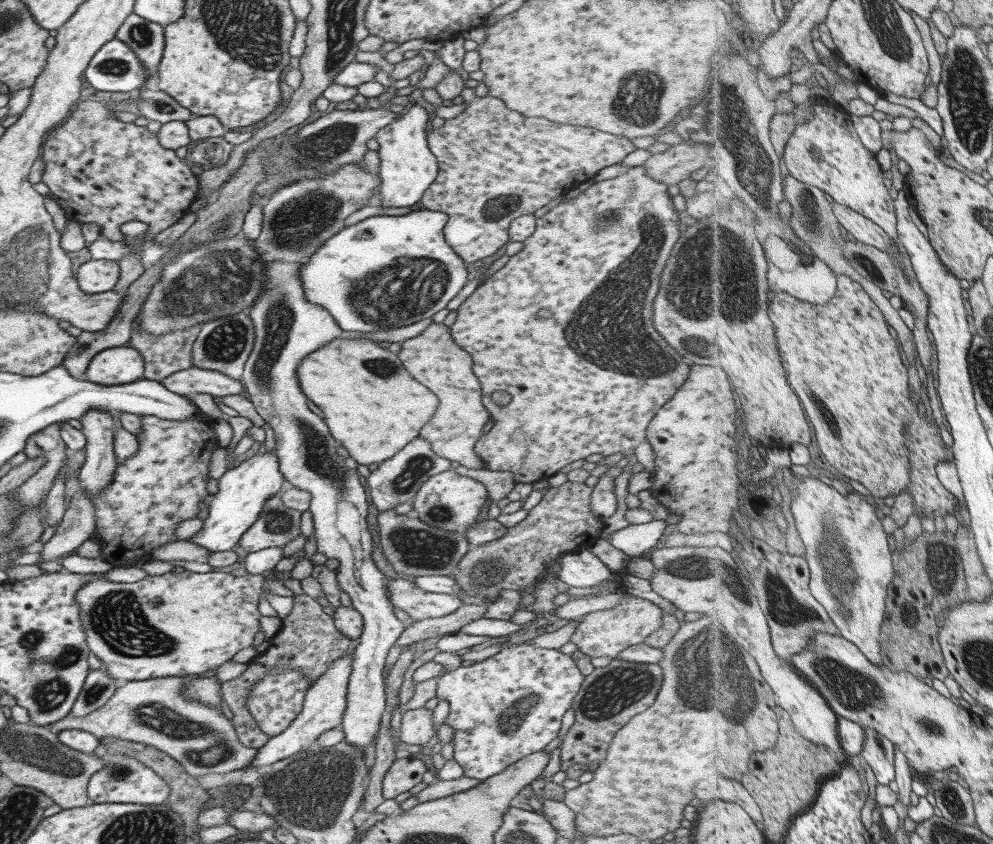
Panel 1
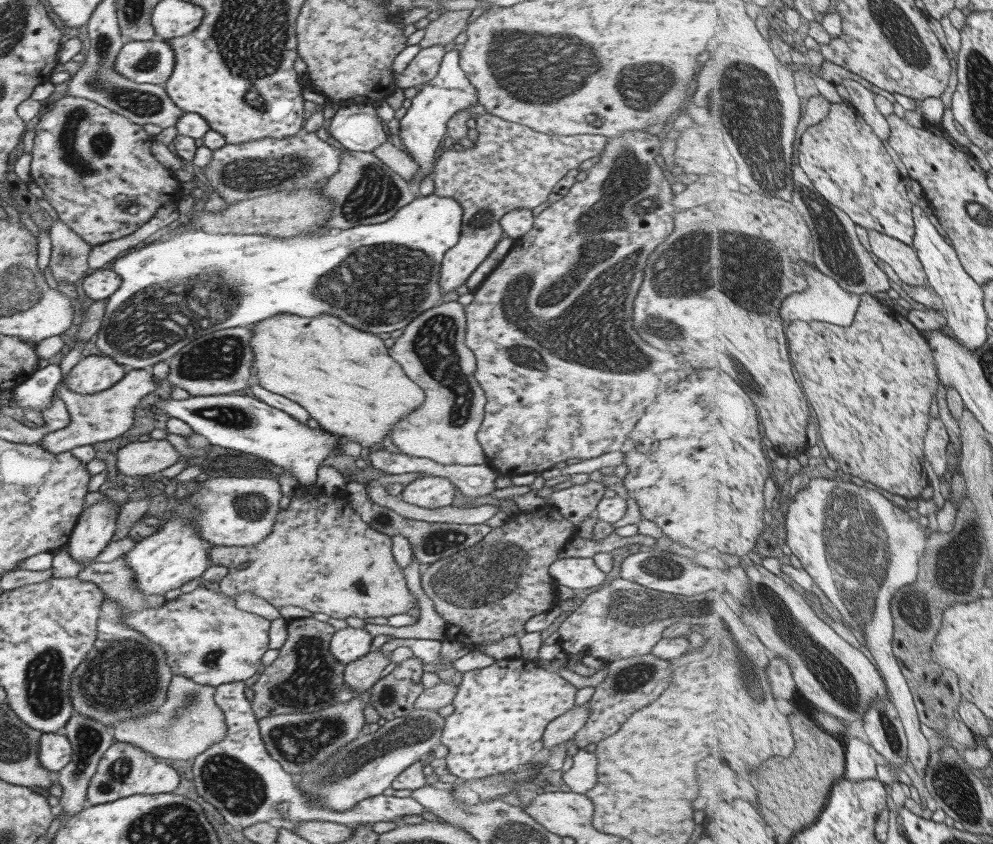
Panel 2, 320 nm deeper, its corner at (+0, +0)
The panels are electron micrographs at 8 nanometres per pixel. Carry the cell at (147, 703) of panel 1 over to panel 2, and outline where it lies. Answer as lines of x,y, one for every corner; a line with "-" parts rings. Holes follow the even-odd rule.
172,675
163,704
150,714
113,724
114,740
135,745
154,758
194,760
201,752
211,748
215,741
221,740
226,733
223,715
215,706
212,697
213,691
213,686
195,684
183,675

